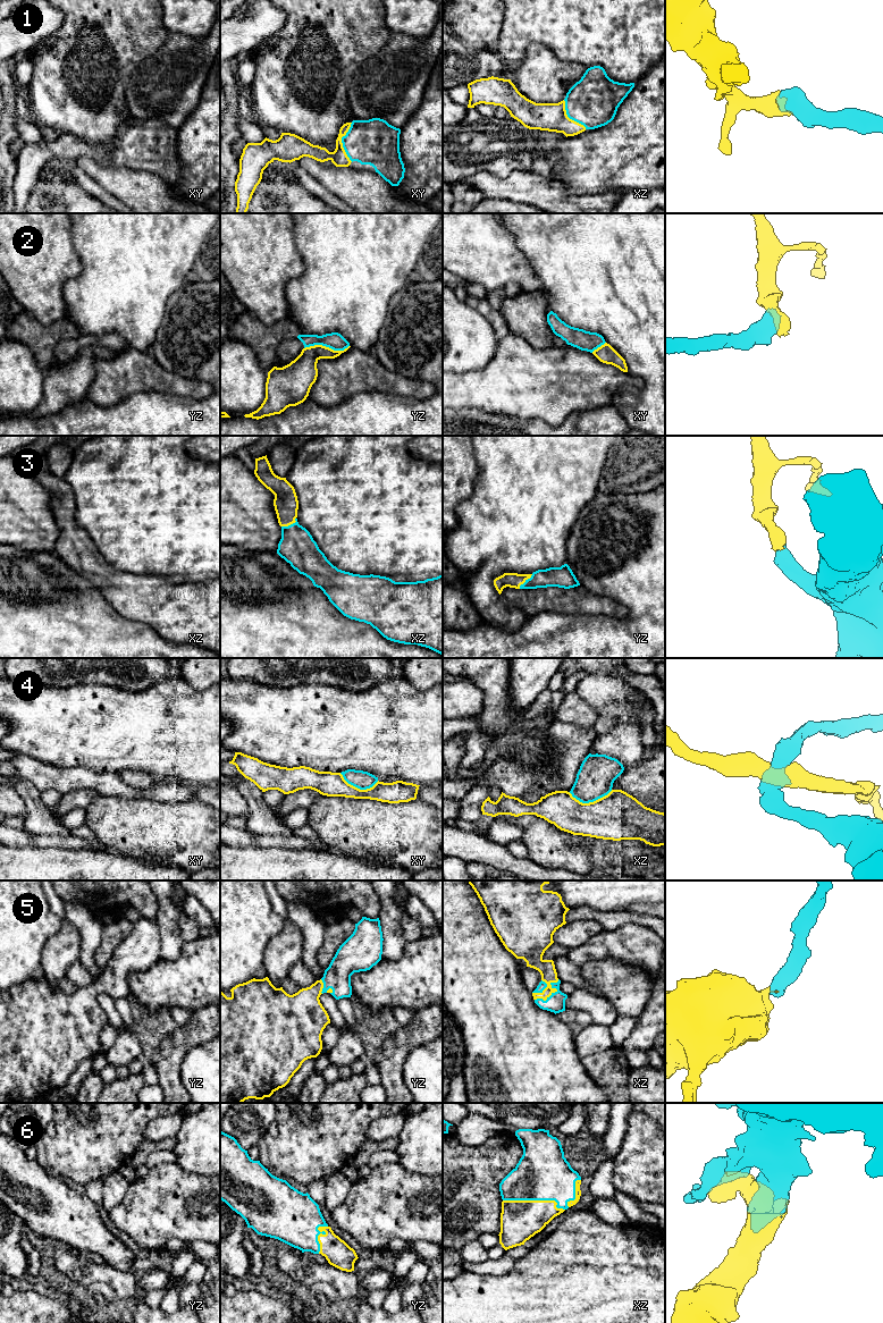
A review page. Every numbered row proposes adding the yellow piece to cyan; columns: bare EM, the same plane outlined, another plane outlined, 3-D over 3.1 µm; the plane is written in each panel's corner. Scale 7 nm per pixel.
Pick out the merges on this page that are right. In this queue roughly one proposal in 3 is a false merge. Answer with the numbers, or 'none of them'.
1, 3, 5, 6

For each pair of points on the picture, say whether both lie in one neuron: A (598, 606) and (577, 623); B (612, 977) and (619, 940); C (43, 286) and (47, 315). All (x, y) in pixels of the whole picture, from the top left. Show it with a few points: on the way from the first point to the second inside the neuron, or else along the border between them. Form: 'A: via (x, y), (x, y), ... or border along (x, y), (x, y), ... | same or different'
A: border along (562, 613), (605, 614), (614, 618) | different
B: border along (589, 960), (617, 959), (640, 968) | different
C: via (43, 293), (47, 309) | same

